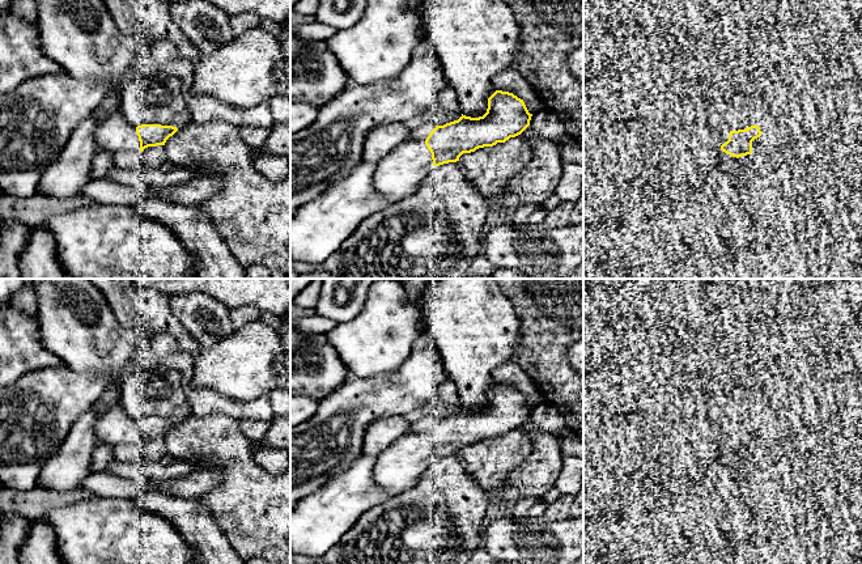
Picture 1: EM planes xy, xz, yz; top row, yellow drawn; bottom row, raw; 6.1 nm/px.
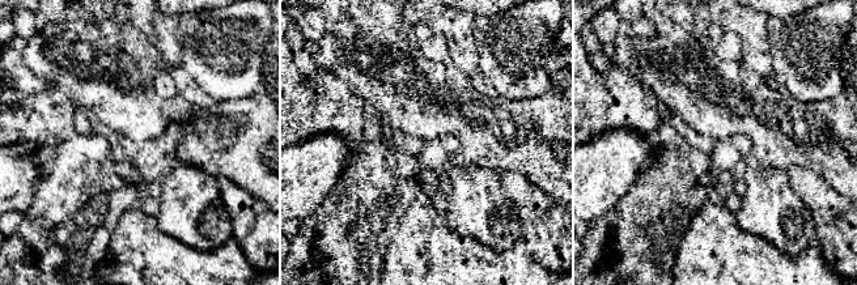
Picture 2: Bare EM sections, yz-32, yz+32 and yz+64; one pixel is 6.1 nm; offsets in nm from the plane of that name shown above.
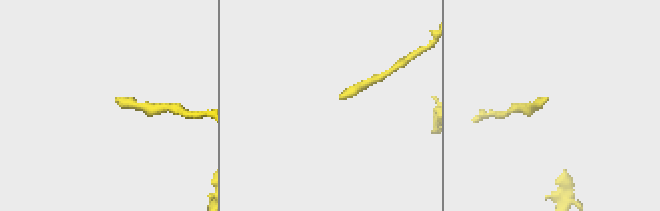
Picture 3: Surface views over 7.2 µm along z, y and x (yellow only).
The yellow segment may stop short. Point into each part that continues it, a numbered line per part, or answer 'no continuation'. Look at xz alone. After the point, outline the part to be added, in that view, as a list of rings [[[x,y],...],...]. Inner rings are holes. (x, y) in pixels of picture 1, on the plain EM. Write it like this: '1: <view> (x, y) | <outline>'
1: xz (400, 467) | [[[409,433],[377,455],[374,480],[388,493],[400,495],[415,488],[433,462],[425,434]]]

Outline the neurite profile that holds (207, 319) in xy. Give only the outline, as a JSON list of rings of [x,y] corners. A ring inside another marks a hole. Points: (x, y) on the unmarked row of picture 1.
[[[201,292],[171,296],[170,309],[201,347],[211,347],[235,330],[230,310]]]

